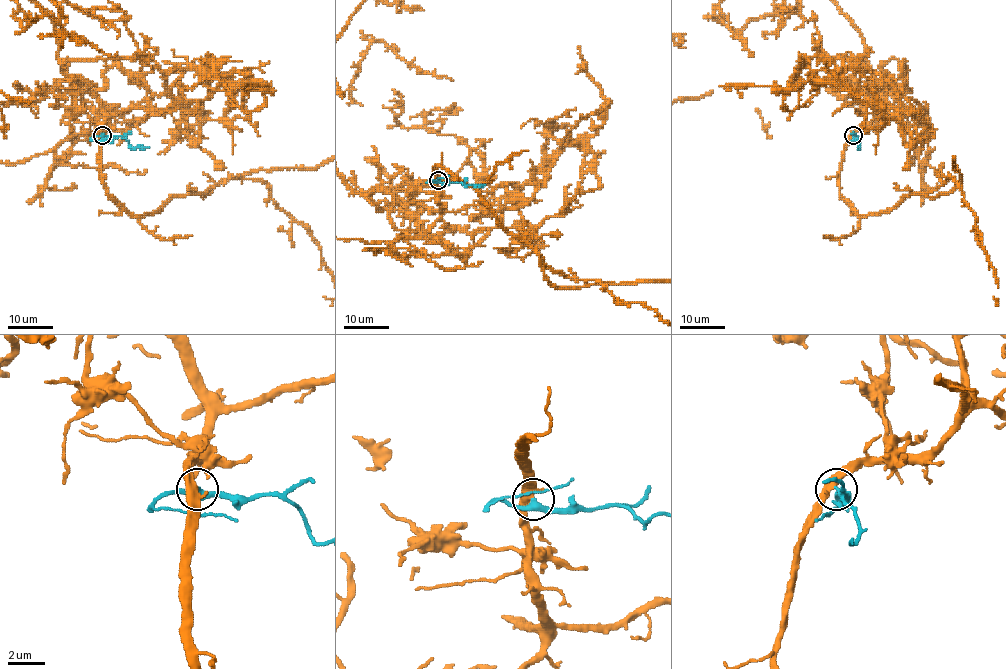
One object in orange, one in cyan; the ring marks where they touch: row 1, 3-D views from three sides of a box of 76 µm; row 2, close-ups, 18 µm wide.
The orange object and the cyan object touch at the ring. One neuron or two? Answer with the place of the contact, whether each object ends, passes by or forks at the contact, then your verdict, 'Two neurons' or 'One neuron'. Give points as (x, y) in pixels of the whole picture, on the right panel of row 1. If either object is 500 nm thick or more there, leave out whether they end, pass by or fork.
Place: (853, 135). At the ring orange passes by. At the ring cyan passes by. Two neurons

